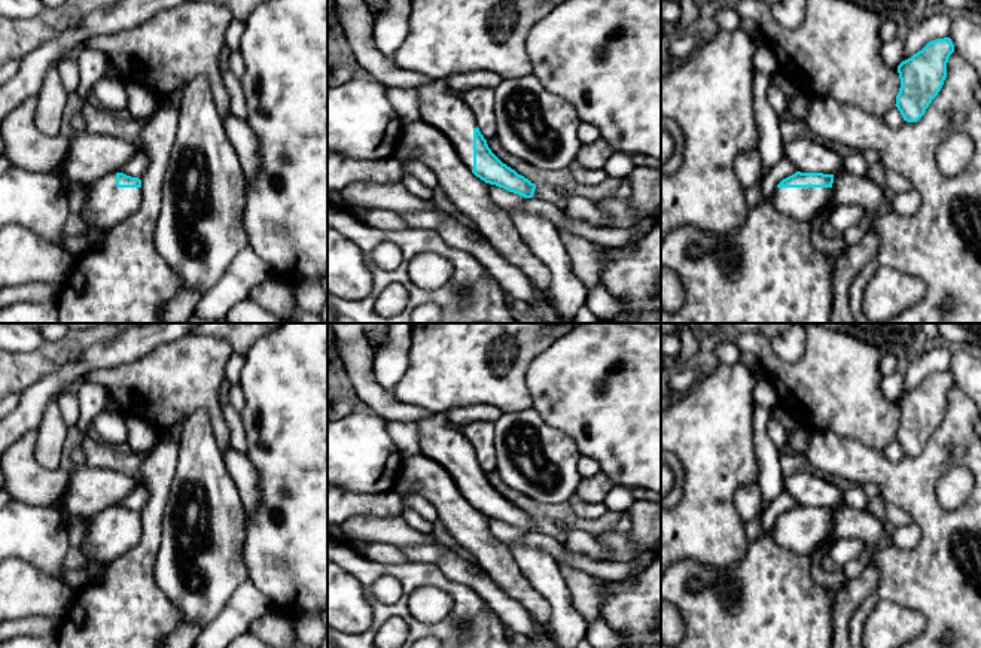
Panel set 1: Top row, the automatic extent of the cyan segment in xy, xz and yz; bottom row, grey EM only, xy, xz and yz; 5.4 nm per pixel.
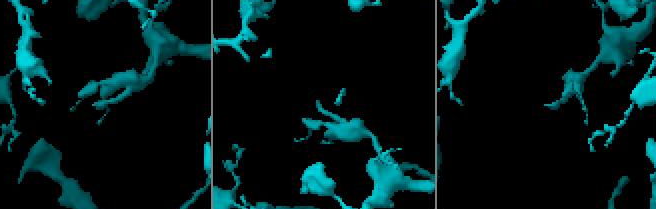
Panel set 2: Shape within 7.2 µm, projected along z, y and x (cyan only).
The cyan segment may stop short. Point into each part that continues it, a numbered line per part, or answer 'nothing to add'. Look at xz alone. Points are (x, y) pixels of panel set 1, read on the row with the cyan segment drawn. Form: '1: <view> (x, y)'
1: xz (438, 108)

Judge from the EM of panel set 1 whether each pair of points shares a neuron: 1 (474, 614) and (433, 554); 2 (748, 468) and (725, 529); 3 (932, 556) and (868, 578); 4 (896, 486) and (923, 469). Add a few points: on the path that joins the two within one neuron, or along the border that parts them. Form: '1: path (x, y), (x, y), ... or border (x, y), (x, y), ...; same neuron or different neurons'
1: border (408, 560), (435, 563); different neurons
2: path (733, 483), (727, 489), (725, 514); same neuron
3: border (873, 563), (879, 572), (879, 584), (861, 604); different neurons
4: path (902, 484), (907, 484), (917, 474); same neuron

